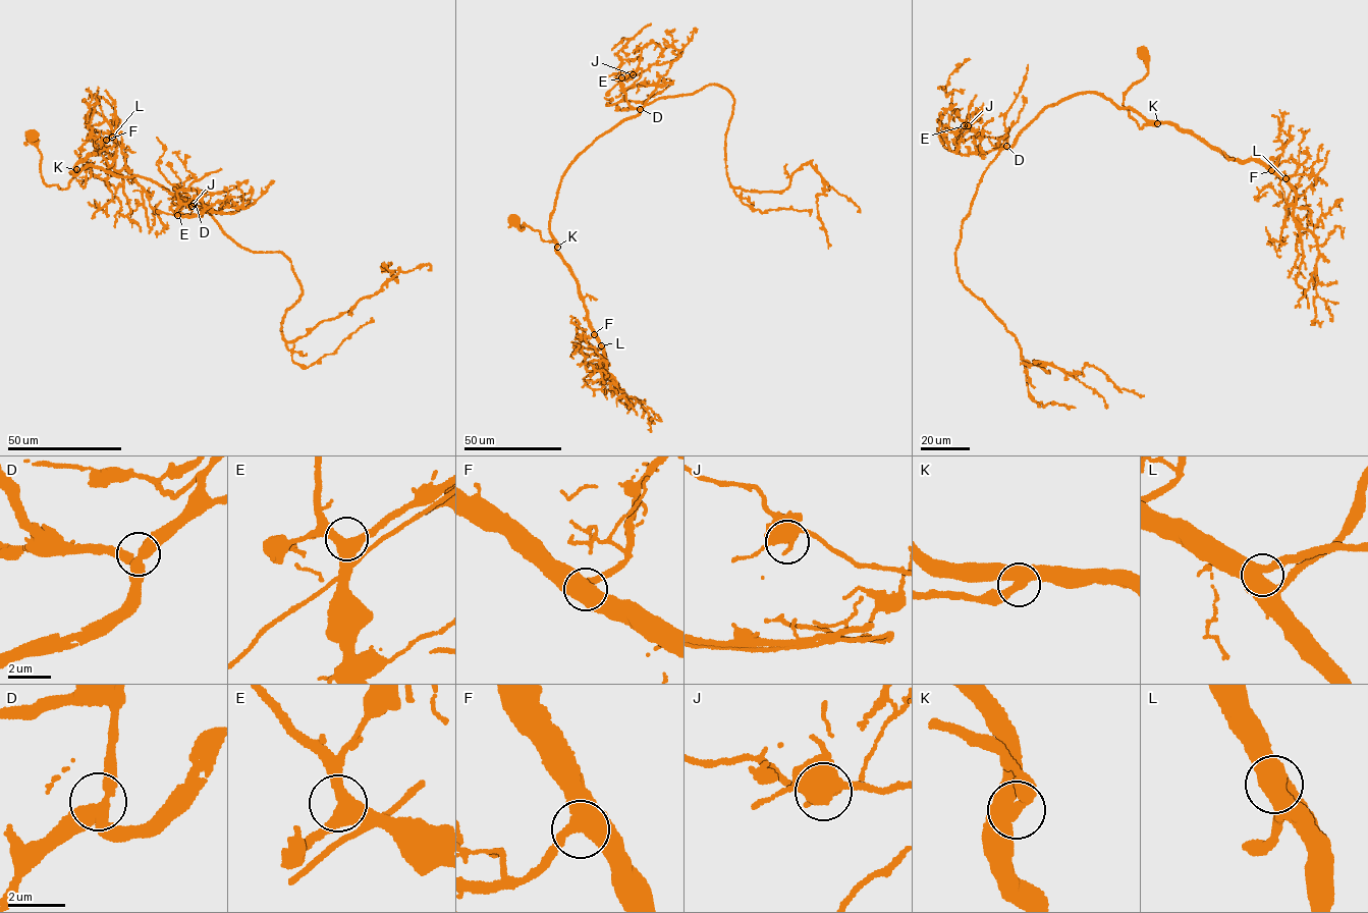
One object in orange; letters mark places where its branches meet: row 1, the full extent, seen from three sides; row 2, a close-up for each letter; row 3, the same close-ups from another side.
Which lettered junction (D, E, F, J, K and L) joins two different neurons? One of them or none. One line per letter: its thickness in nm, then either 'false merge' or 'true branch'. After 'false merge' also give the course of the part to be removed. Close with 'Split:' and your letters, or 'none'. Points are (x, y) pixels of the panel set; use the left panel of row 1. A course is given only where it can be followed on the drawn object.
D: 400 nm | true branch
E: 400 nm | true branch
F: 440 nm | true branch
J: 440 nm | true branch
K: 480 nm | true branch
L: 480 nm | true branch
Split: none

